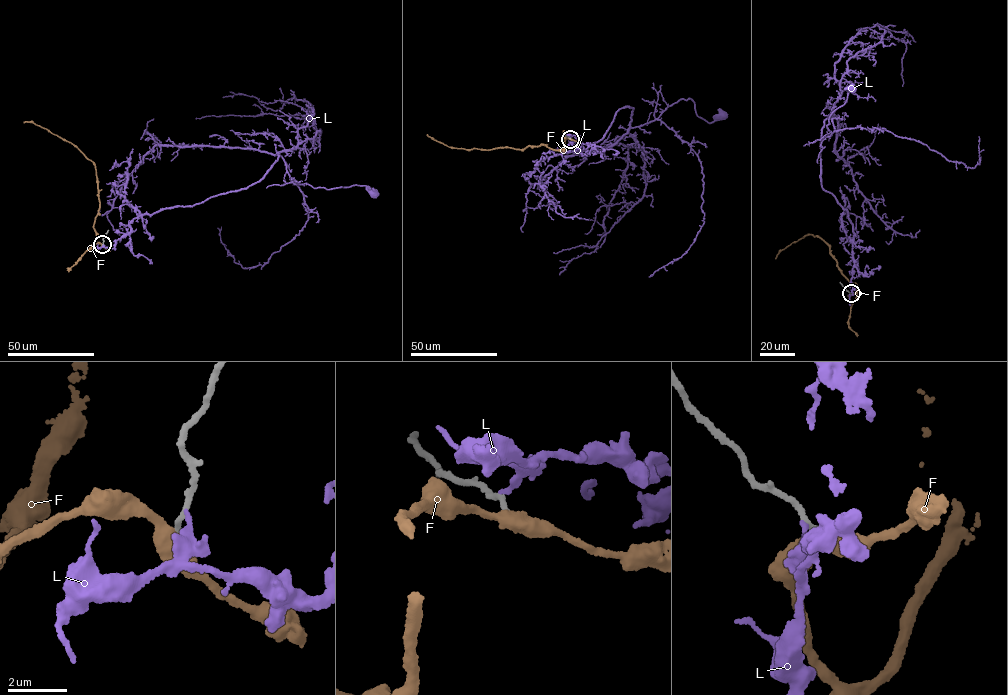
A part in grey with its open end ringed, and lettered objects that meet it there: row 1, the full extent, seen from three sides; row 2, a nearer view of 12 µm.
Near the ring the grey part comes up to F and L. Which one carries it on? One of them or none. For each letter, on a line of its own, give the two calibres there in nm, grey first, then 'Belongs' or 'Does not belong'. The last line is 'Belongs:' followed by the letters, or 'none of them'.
F: Thickness 170 nm (grey) against 480 nm. Does not belong
L: Thickness 240 nm (grey) against 170 nm. Does not belong
Belongs: none of them

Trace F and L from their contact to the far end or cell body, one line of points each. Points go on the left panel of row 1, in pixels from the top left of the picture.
F: (102, 244), (90, 248), (96, 237), (94, 225), (99, 201), (92, 162), (47, 129), (23, 123)
L: (103, 243), (113, 248), (141, 215), (252, 185), (280, 155), (299, 184), (327, 189), (366, 185), (374, 194)

